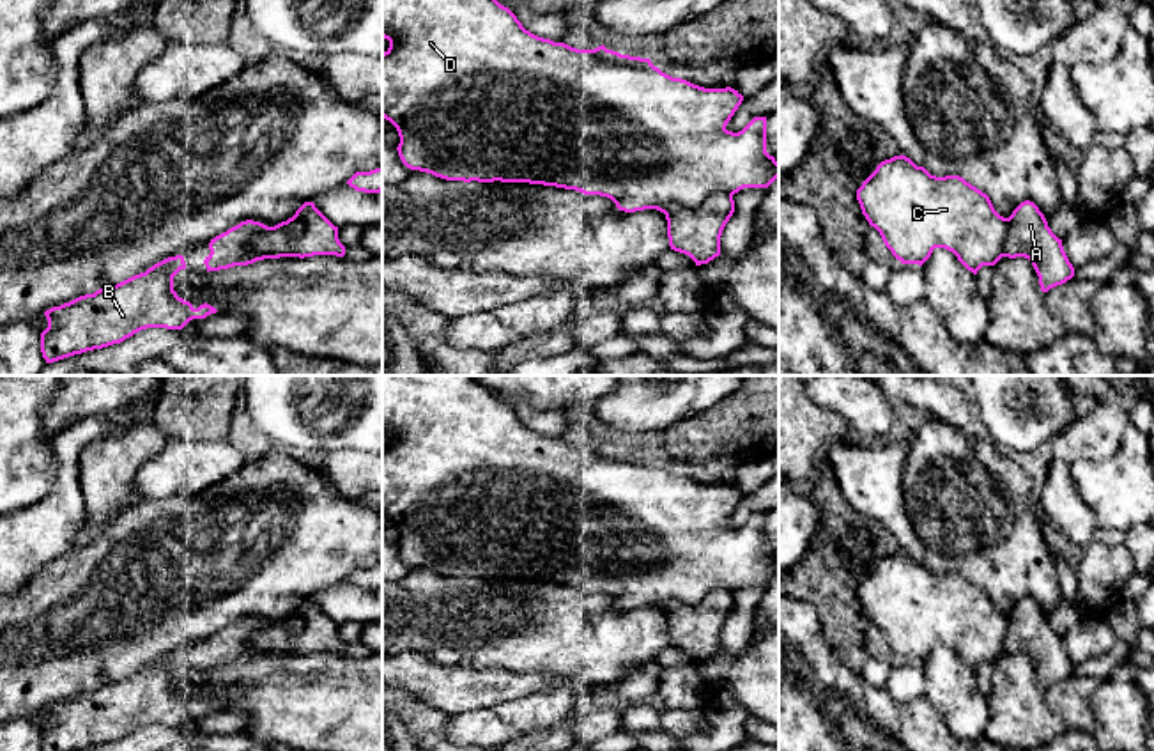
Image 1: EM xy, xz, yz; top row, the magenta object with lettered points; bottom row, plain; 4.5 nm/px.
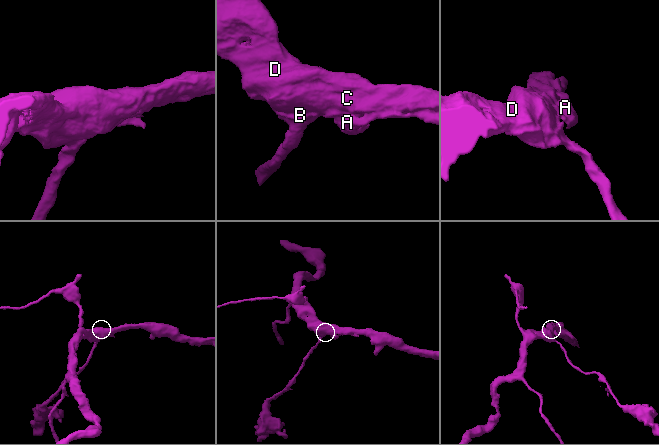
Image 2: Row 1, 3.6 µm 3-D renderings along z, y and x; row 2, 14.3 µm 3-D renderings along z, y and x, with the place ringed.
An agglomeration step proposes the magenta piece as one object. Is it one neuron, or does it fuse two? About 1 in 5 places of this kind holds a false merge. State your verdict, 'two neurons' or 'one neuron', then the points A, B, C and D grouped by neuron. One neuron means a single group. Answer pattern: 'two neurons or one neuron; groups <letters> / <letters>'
two neurons; groups A / B C D

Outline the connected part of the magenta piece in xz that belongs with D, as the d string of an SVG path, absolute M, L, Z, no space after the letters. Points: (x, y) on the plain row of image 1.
M382 376L382 434L389 437L389 445L382 450L382 514L396 524L400 533L396 547L411 567L446 577L529 579L575 586L584 592L607 593L625 609L657 606L664 600L697 604L712 588L724 586L735 592L743 585L768 585L779 574L779 560L766 549L766 514L754 514L738 530L726 526L743 498L738 487L731 484L704 485L673 475L655 464L650 455L621 452L604 441L595 446L577 446L538 434L473 376Z

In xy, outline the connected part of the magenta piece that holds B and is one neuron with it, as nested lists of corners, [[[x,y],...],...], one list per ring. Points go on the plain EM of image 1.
[[[168,654],[117,682],[46,707],[41,749],[81,751],[120,740],[147,724],[182,726],[193,716],[216,710],[207,700],[195,705],[177,693],[173,673],[181,666],[186,666],[184,654]]]

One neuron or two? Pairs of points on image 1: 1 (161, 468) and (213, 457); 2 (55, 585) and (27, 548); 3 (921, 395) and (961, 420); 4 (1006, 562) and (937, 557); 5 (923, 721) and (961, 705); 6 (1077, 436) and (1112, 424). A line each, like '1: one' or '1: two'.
1: one
2: two
3: one
4: one
5: two
6: one

